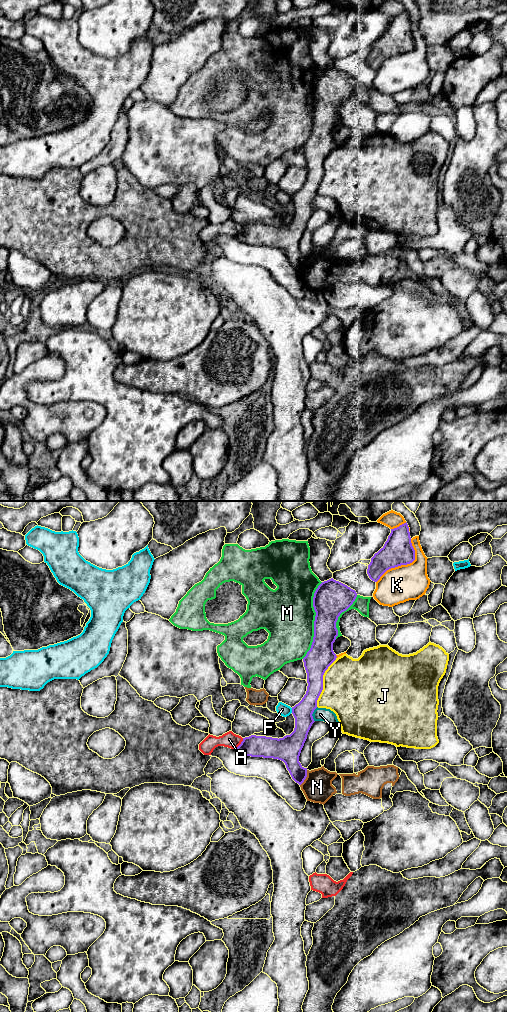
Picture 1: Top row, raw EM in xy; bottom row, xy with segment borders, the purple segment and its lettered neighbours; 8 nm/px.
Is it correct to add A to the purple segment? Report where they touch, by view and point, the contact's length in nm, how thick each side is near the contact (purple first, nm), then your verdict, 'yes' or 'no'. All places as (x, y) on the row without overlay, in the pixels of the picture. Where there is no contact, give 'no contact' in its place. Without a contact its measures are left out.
xy (241, 231) | 100 nm | 180/120 nm | no

